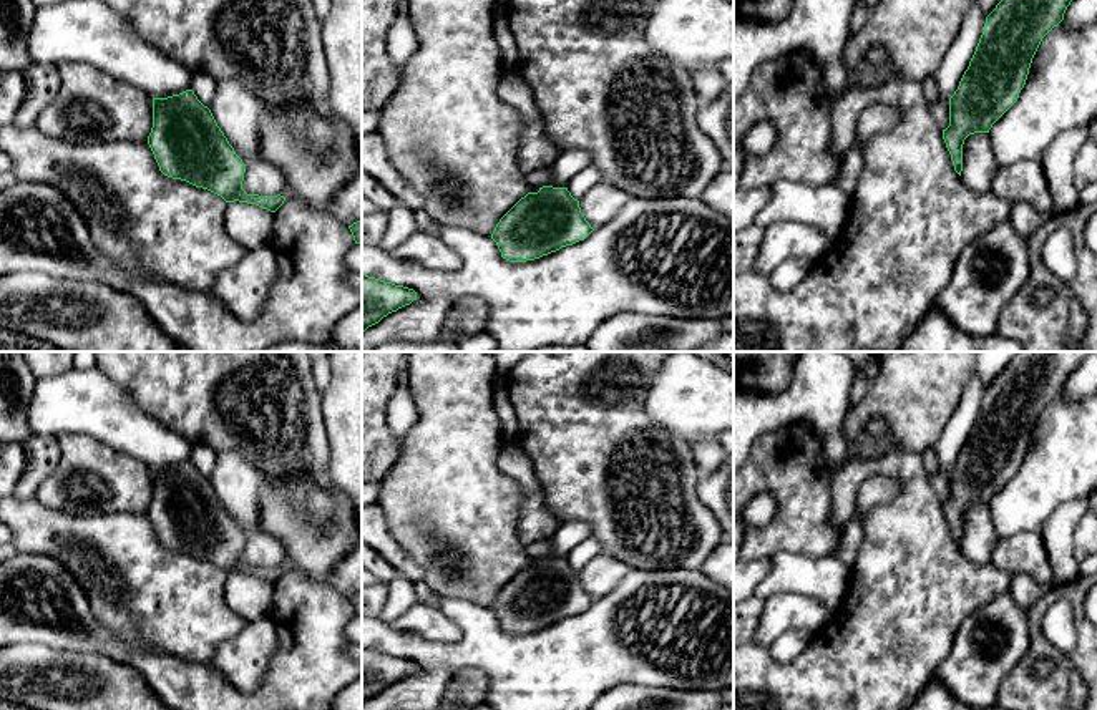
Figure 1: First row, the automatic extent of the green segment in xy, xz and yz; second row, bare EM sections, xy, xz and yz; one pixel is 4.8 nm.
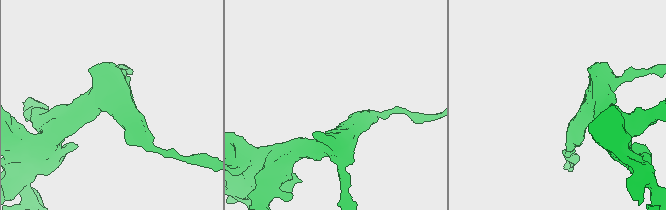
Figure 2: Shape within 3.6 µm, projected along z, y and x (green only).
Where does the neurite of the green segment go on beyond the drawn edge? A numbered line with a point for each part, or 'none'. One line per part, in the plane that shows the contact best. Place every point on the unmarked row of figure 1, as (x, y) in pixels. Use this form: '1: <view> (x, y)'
1: yz (979, 539)

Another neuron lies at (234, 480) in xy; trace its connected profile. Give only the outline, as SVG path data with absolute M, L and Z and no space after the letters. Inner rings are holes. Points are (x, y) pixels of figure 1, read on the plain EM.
M216 451L216 464L209 481L246 539L261 534L261 476L254 466L239 451Z

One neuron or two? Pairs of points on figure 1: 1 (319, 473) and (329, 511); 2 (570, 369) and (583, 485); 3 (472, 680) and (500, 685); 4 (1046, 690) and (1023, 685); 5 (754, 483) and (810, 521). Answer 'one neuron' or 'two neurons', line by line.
1: two neurons
2: one neuron
3: two neurons
4: one neuron
5: one neuron

